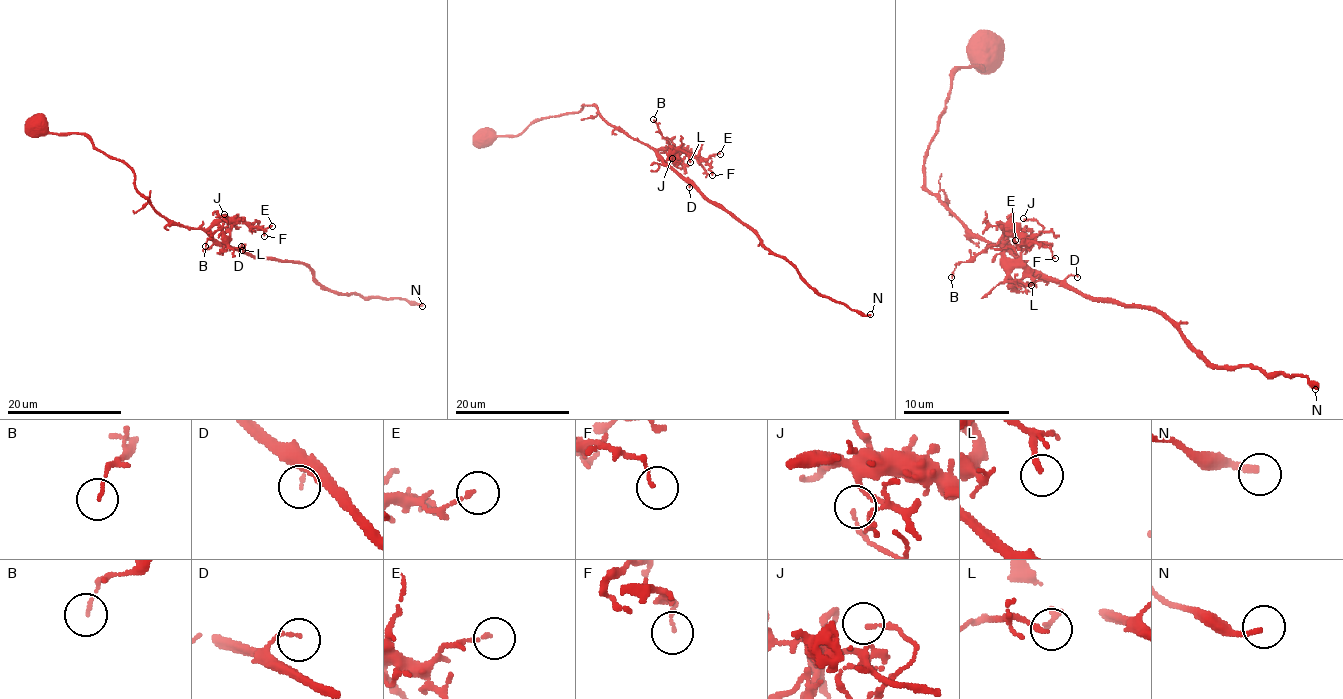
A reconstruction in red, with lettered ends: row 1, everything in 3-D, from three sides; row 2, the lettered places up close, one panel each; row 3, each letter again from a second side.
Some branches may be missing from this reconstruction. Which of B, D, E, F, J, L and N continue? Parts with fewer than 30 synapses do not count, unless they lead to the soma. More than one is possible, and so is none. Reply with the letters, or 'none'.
N

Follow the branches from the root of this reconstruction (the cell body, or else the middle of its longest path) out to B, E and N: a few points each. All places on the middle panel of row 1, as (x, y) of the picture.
B: (483, 135), (485, 131), (518, 135), (536, 119), (593, 105), (610, 125), (666, 149), (670, 144), (653, 119)
E: (483, 135), (518, 135), (536, 119), (593, 105), (610, 125), (656, 149), (686, 149), (700, 158), (720, 154)
N: (483, 135), (518, 135), (536, 119), (593, 105), (744, 222), (820, 294), (870, 314)

